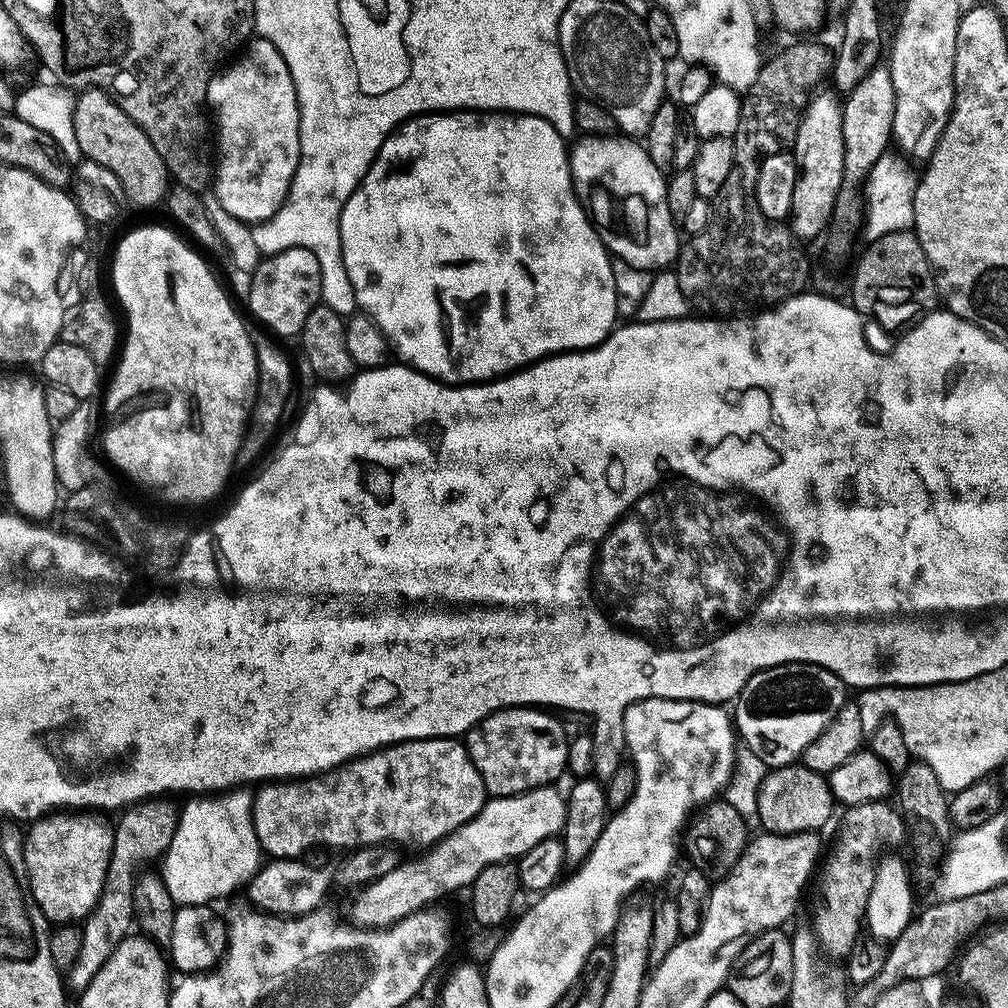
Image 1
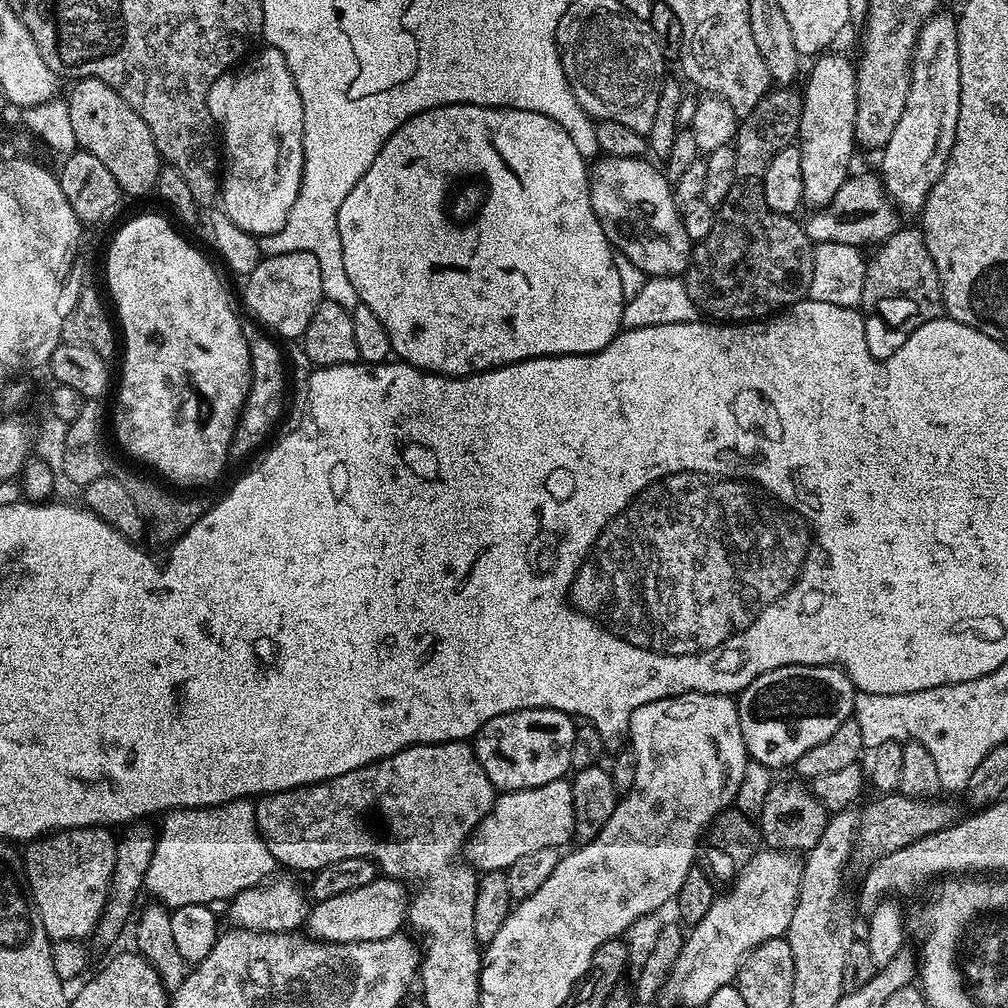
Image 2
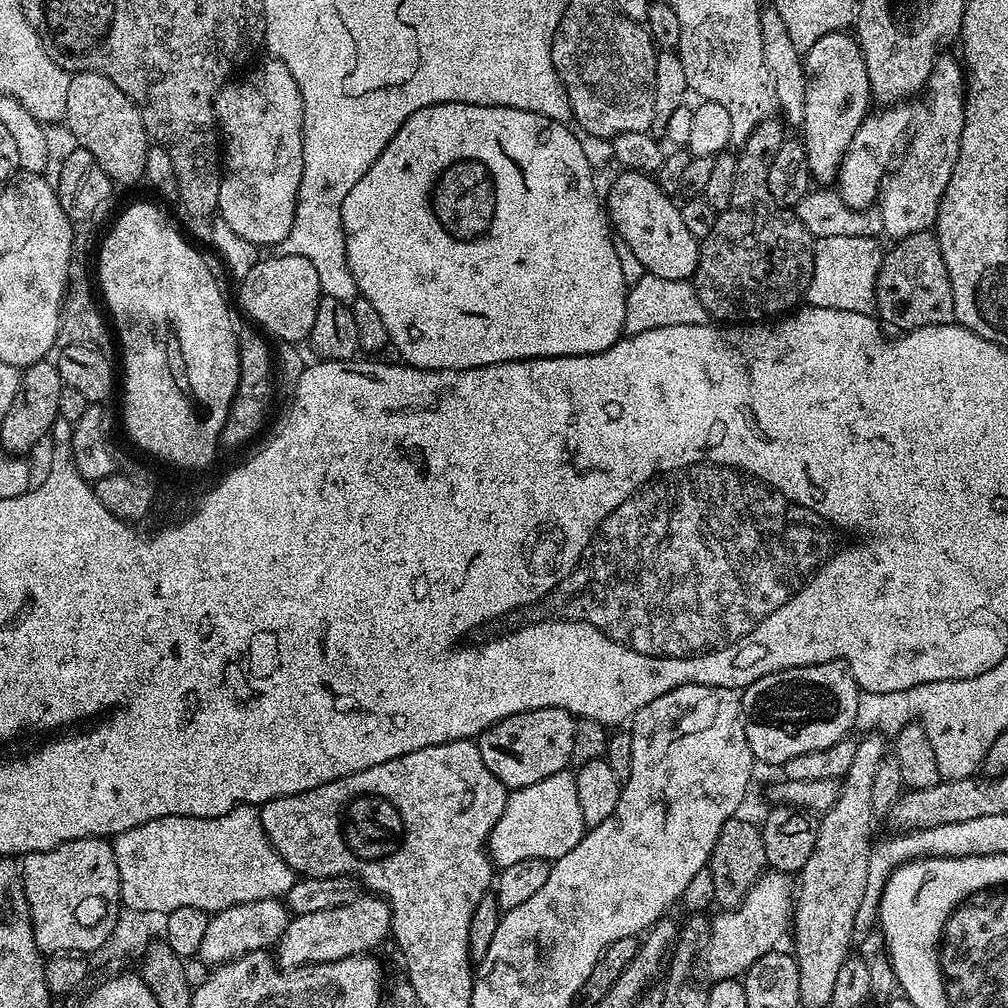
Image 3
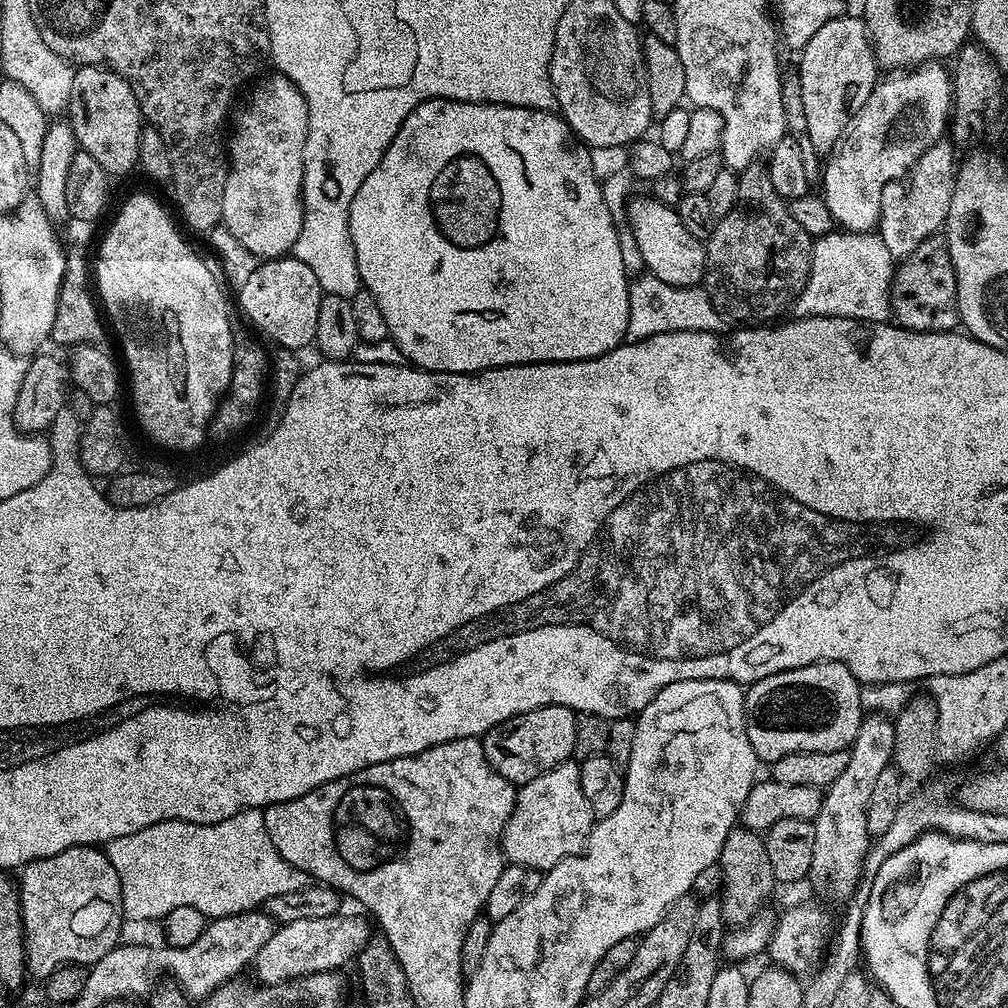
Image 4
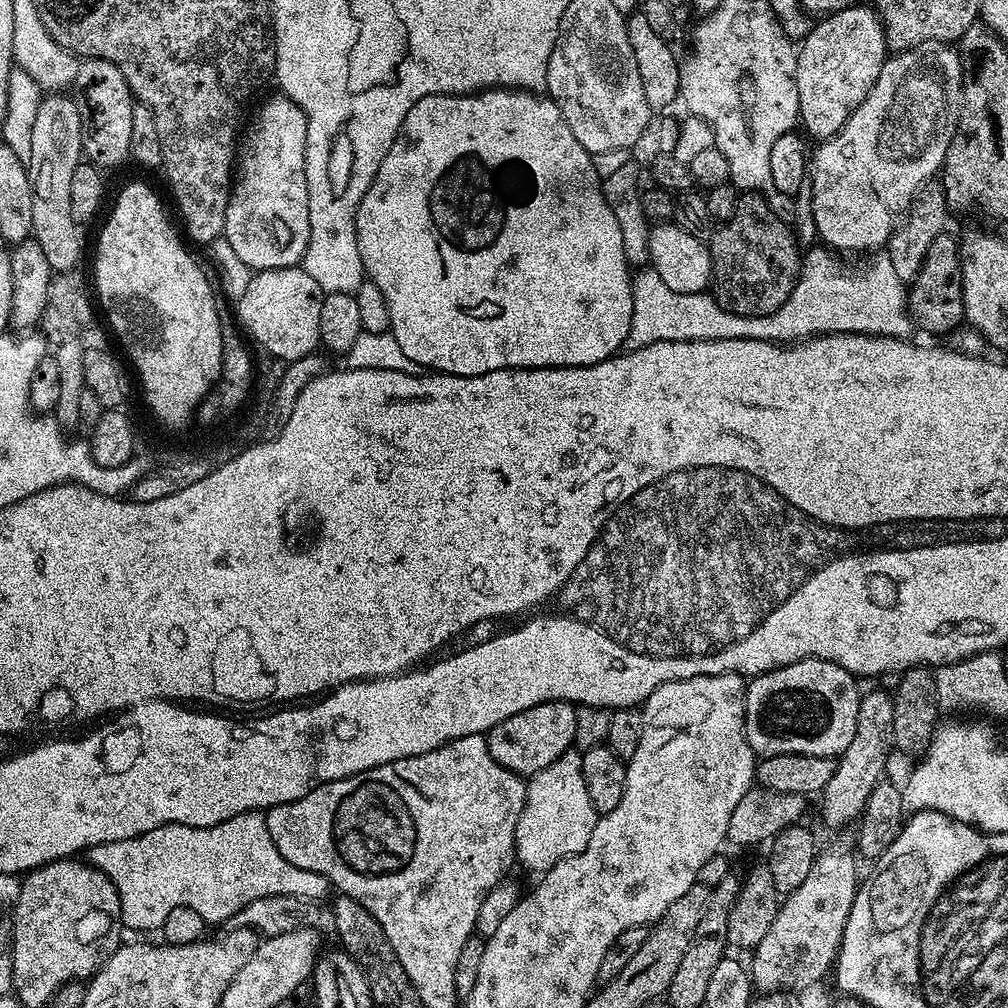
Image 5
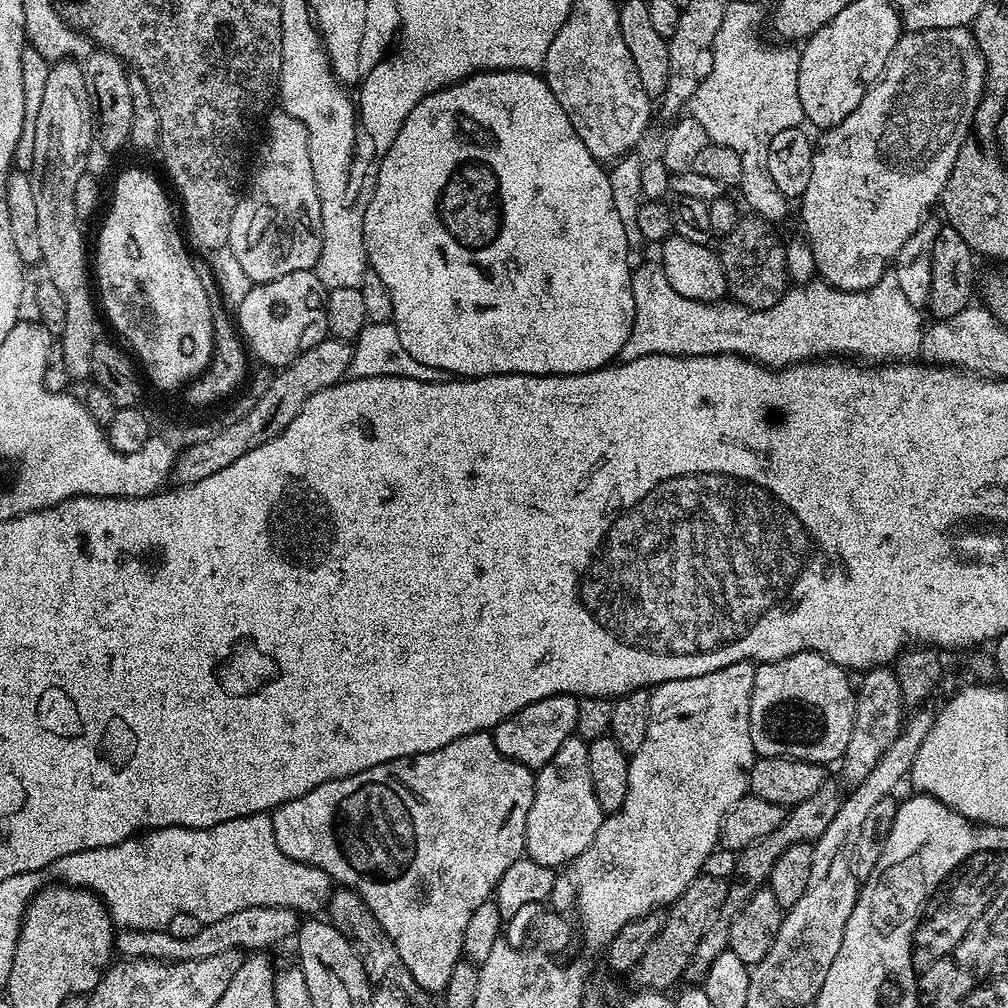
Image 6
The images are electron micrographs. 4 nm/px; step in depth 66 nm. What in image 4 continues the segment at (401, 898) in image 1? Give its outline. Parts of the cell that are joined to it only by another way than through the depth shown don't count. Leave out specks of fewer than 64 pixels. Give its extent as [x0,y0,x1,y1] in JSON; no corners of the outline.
[254,759,594,985]

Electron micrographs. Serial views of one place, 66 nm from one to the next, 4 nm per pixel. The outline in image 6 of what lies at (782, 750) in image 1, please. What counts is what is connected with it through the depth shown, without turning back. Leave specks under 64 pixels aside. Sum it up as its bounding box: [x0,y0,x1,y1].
[750,652,856,765]

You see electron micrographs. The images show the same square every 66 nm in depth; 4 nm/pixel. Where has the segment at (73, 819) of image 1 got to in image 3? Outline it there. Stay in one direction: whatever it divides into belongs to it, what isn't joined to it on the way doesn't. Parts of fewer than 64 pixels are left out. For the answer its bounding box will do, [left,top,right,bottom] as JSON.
[20,836,122,954]

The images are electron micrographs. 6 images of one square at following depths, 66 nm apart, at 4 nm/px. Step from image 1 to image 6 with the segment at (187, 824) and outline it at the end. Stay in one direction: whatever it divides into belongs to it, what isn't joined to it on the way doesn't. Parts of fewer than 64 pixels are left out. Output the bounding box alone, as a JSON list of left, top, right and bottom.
[50,812,334,932]

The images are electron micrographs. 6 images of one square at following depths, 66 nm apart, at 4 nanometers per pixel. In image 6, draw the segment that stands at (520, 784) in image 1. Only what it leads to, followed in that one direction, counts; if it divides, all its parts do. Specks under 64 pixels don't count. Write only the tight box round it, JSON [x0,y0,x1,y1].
[491,696,577,770]

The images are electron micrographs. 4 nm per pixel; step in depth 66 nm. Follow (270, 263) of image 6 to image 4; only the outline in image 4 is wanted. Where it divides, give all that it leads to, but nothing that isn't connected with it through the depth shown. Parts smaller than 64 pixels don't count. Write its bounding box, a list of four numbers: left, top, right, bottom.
[222,74,308,260]

